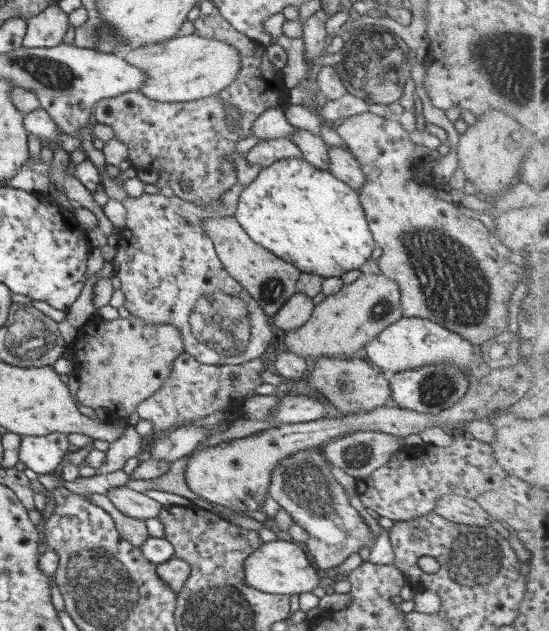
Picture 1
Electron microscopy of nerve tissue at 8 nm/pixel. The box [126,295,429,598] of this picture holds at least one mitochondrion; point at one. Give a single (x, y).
(304, 485)

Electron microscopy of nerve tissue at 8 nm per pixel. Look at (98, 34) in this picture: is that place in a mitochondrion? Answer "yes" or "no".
yes

